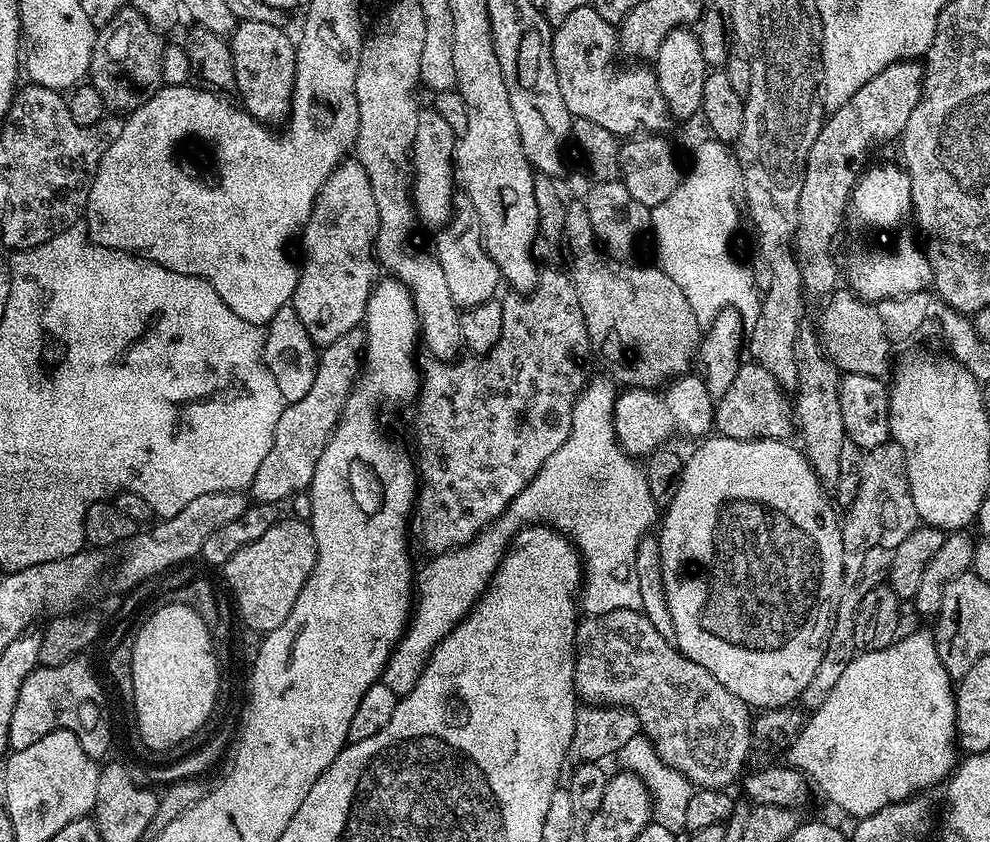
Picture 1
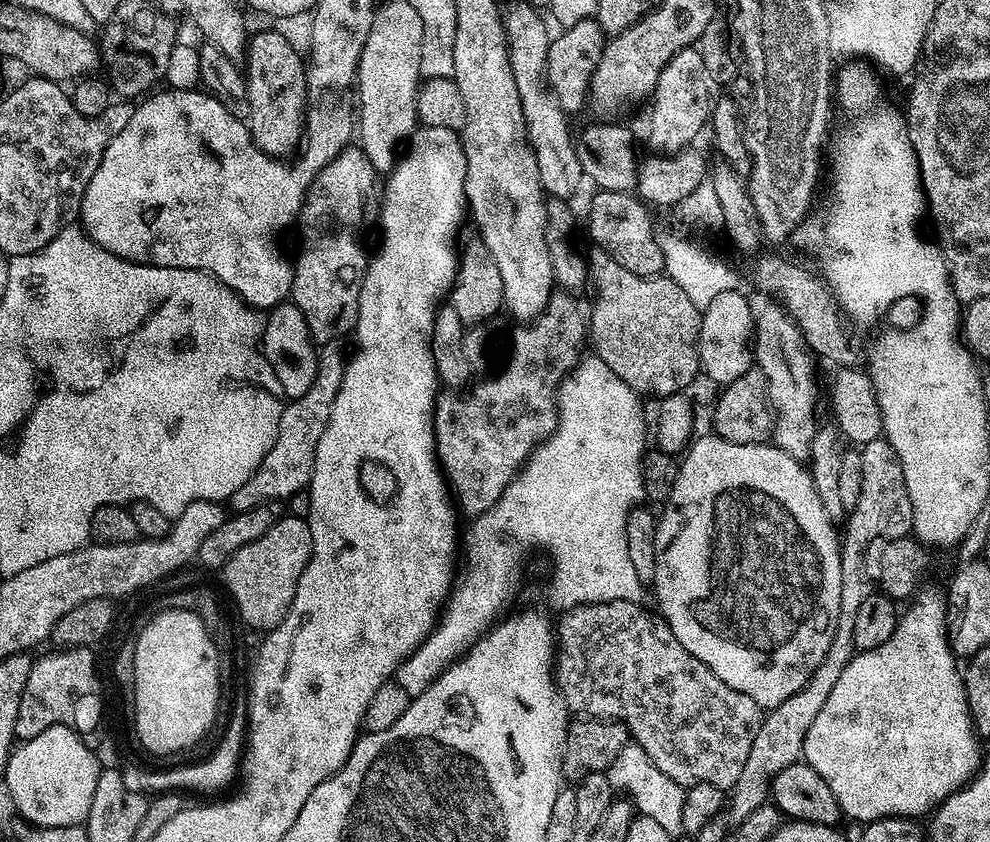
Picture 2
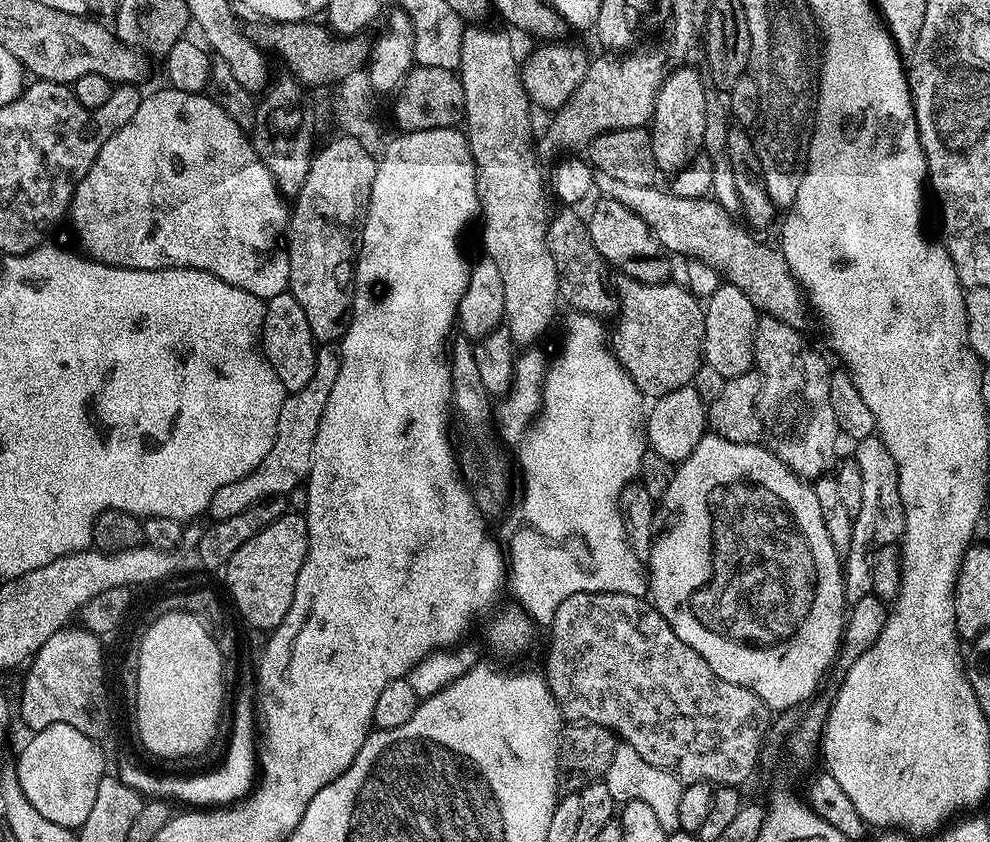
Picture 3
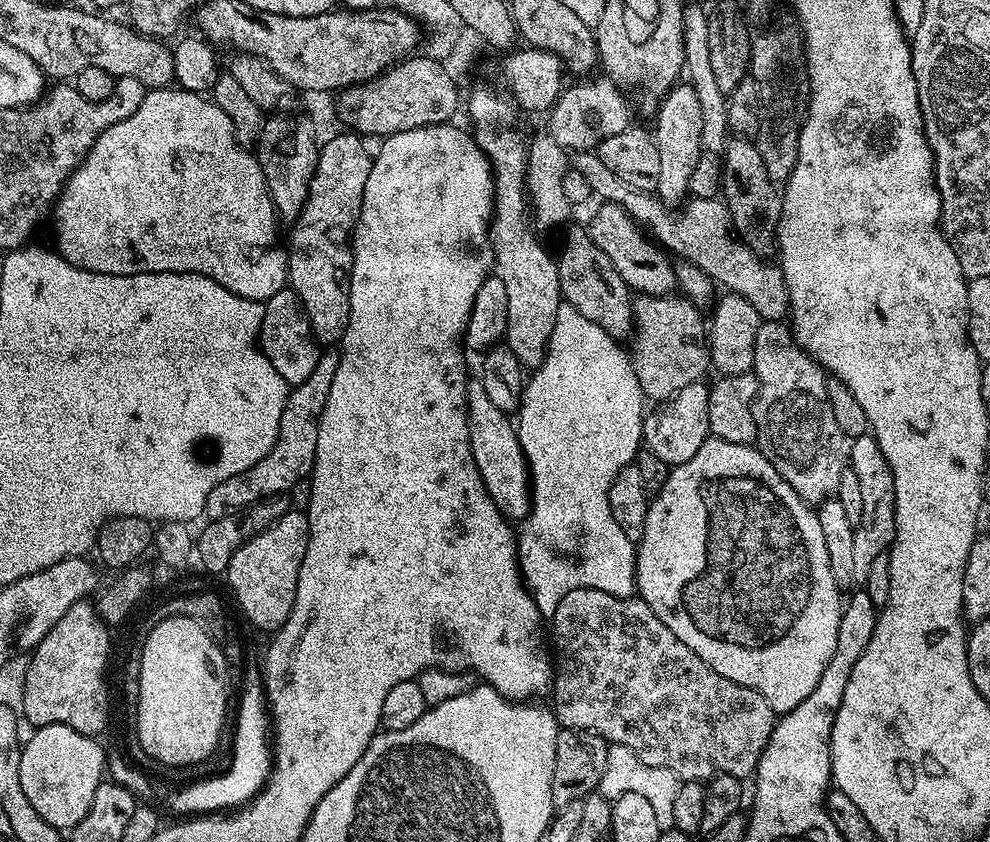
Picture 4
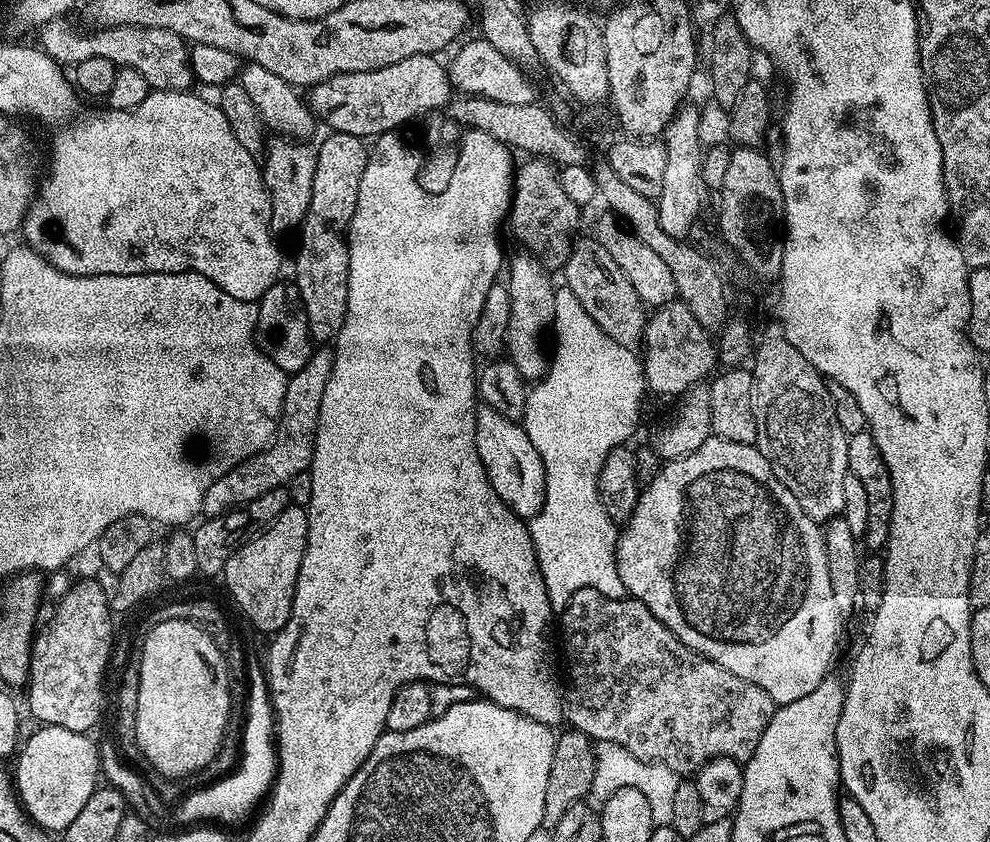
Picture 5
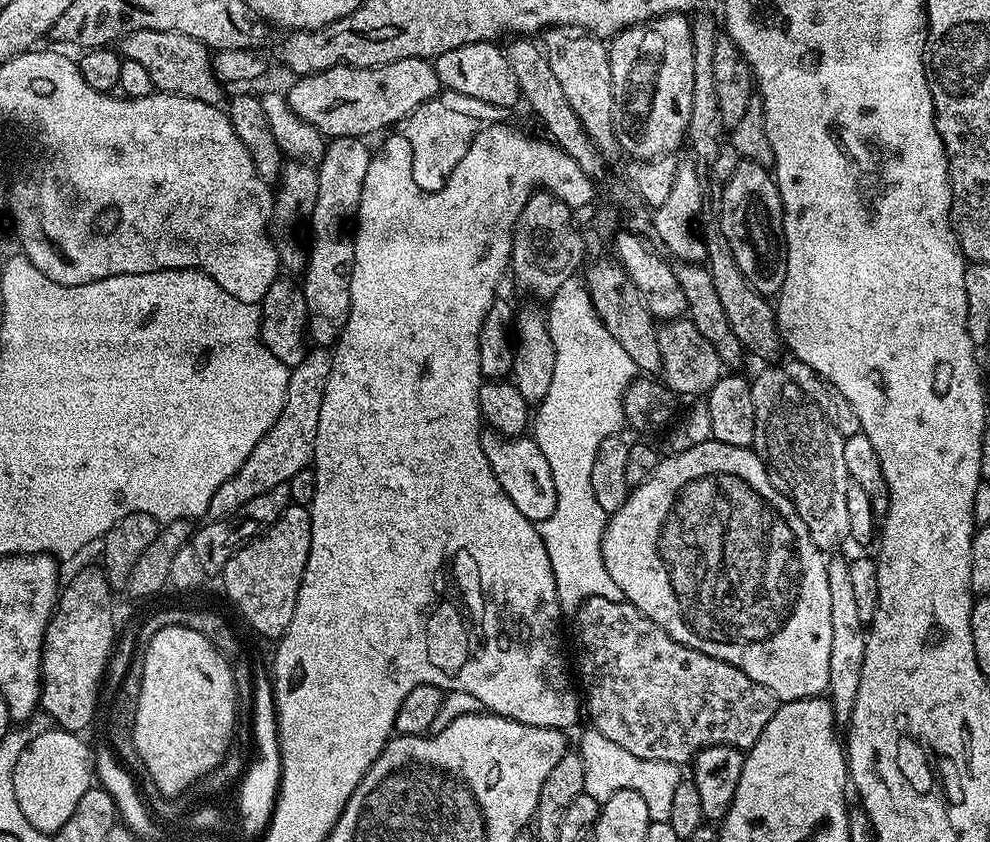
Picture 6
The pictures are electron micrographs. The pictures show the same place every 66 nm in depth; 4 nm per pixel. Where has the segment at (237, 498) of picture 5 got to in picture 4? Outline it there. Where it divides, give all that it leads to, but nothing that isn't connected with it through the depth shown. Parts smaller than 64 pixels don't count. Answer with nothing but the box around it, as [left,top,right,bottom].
[204,351,339,521]

